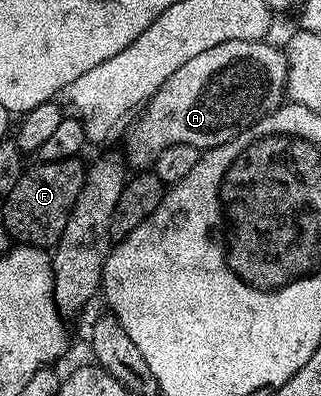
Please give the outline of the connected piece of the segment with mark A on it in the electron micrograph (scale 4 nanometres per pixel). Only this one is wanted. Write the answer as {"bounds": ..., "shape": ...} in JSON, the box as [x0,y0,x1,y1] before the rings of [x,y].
{"bounds":[127,39,288,169],"shape":[[[258,39],[222,41],[222,45],[214,45],[214,49],[206,49],[206,53],[198,53],[198,57],[186,61],[178,73],[170,73],[170,77],[135,116],[136,124],[128,131],[127,162],[132,167],[136,166],[136,169],[148,169],[163,151],[170,149],[170,145],[185,143],[201,149],[217,147],[247,131],[271,111],[277,111],[286,99],[288,57],[281,48],[279,51],[274,44],[268,42]]]}

